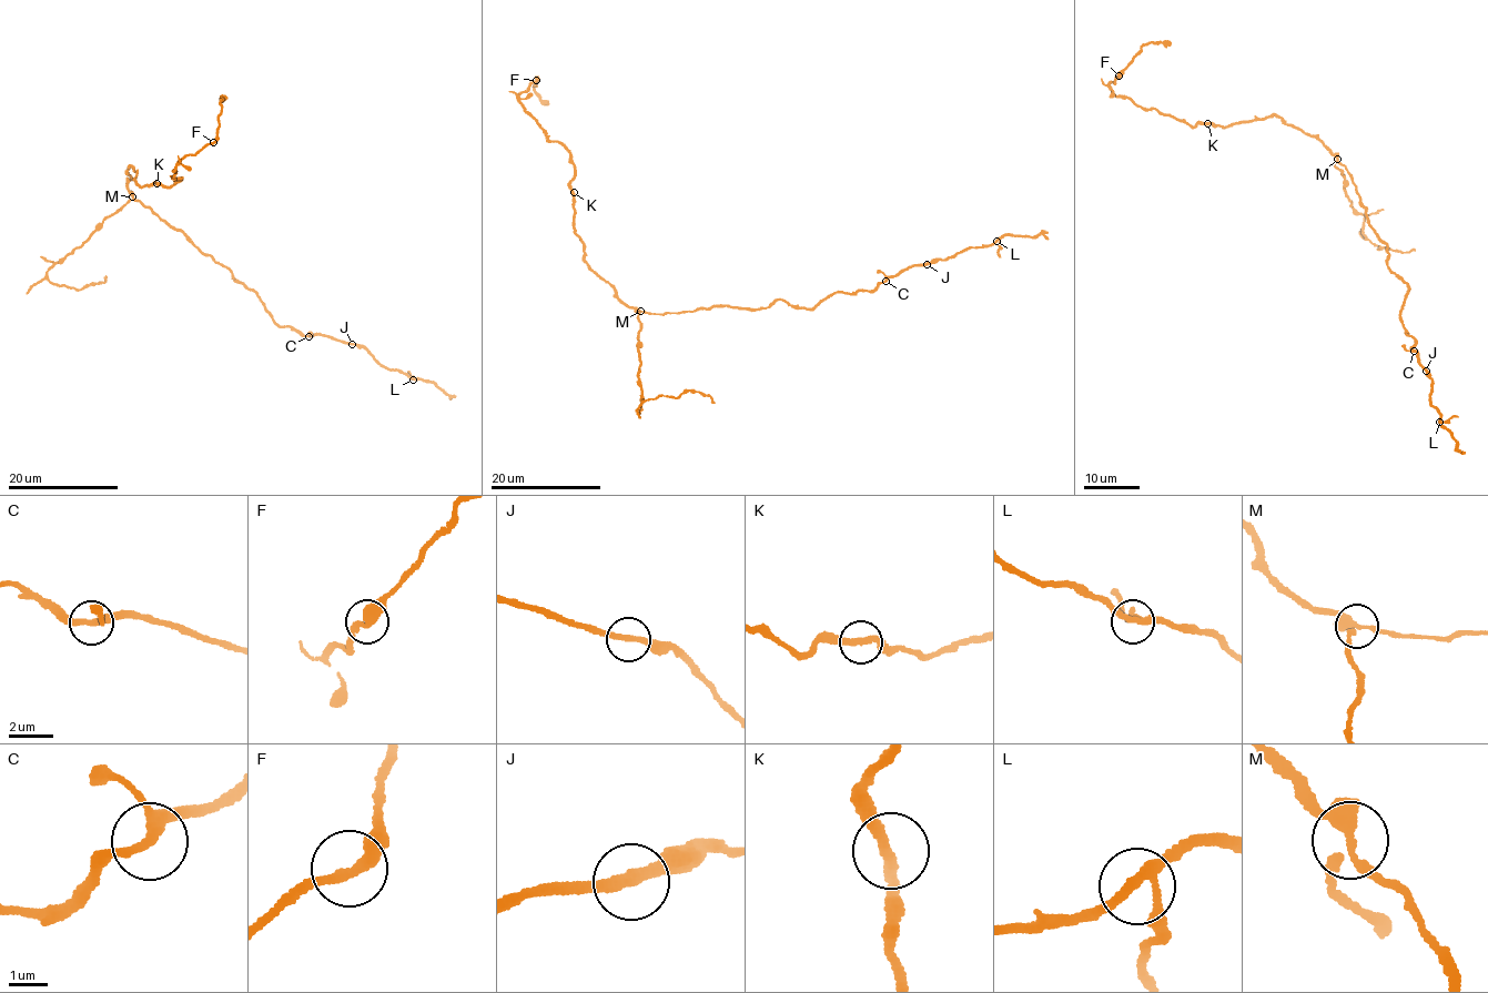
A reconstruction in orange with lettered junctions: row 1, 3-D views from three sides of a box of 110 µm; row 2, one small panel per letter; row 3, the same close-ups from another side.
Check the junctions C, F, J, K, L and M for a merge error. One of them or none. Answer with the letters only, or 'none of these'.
M

